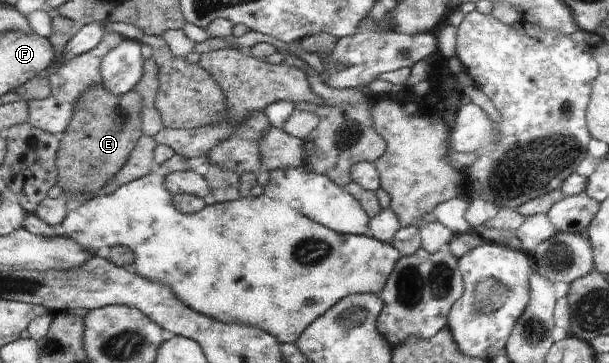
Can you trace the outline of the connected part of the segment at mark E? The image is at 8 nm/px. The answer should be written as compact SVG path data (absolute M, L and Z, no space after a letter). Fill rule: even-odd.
M101 84L93 86L84 97L77 100L75 113L71 124L63 133L60 140L60 150L57 154L58 184L67 192L73 194L91 194L96 197L101 190L121 171L121 166L128 162L132 151L136 149L137 142L144 135L141 130L143 122L143 100L137 92L130 91L123 95L113 95Z

